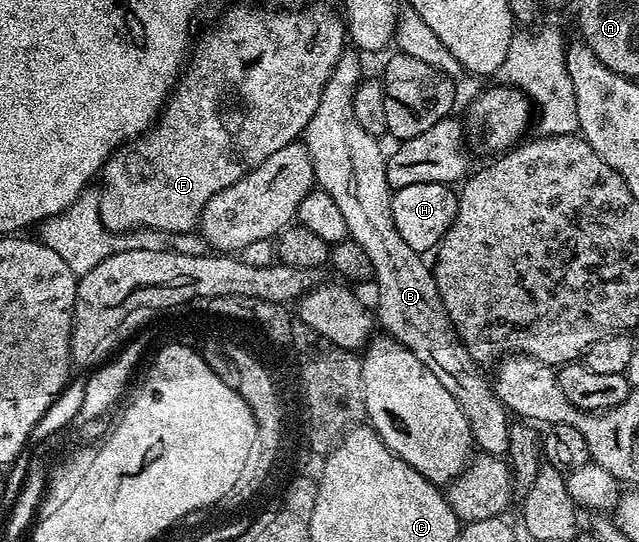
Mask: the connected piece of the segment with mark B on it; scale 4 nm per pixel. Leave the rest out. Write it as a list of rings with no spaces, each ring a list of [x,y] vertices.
[[[346,50],[335,62],[335,70],[331,78],[327,78],[327,86],[323,88],[323,94],[319,98],[319,106],[315,106],[315,114],[311,122],[307,122],[303,133],[303,143],[309,152],[313,163],[313,179],[320,191],[331,194],[335,206],[343,214],[343,222],[347,222],[349,231],[348,239],[354,240],[359,246],[363,246],[367,258],[371,258],[373,267],[373,280],[377,284],[377,308],[375,316],[386,333],[398,340],[435,378],[451,393],[451,398],[459,402],[459,410],[467,418],[467,426],[471,426],[473,443],[486,456],[506,455],[509,446],[509,426],[511,423],[510,413],[505,403],[493,393],[493,386],[488,375],[484,376],[482,367],[471,358],[466,350],[465,344],[457,337],[453,328],[451,318],[443,306],[443,298],[439,298],[439,286],[433,277],[432,267],[427,263],[426,257],[420,252],[411,250],[403,238],[399,238],[399,230],[395,230],[395,218],[393,217],[393,198],[391,189],[387,182],[385,165],[387,163],[387,152],[381,149],[382,141],[376,136],[367,134],[359,122],[355,122],[355,90],[362,83],[361,60],[362,57],[356,51]]]

